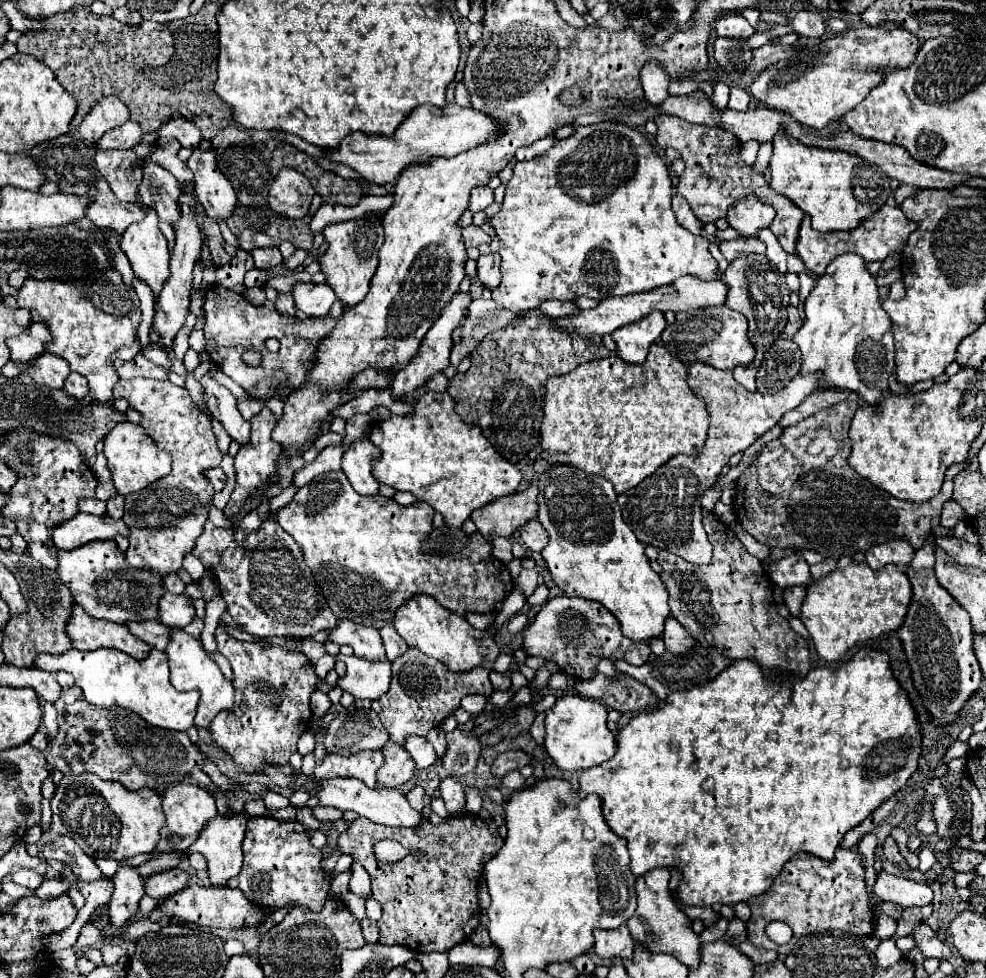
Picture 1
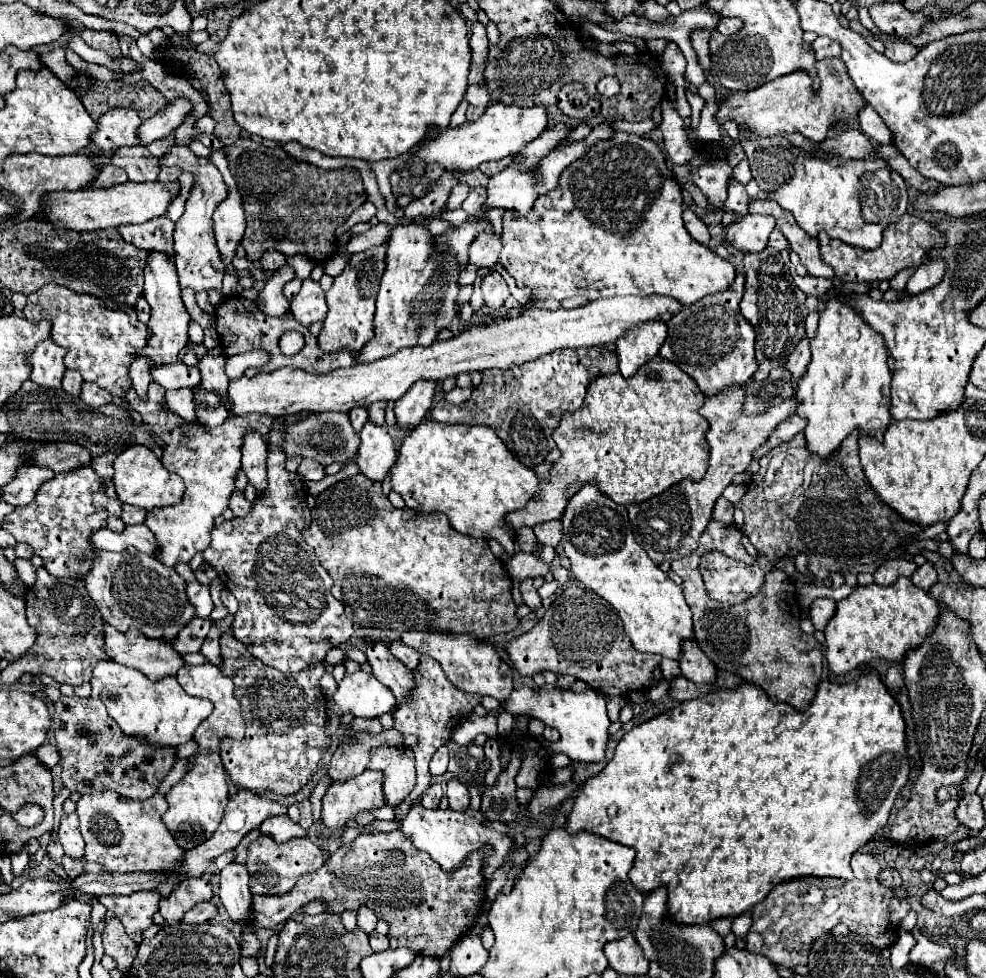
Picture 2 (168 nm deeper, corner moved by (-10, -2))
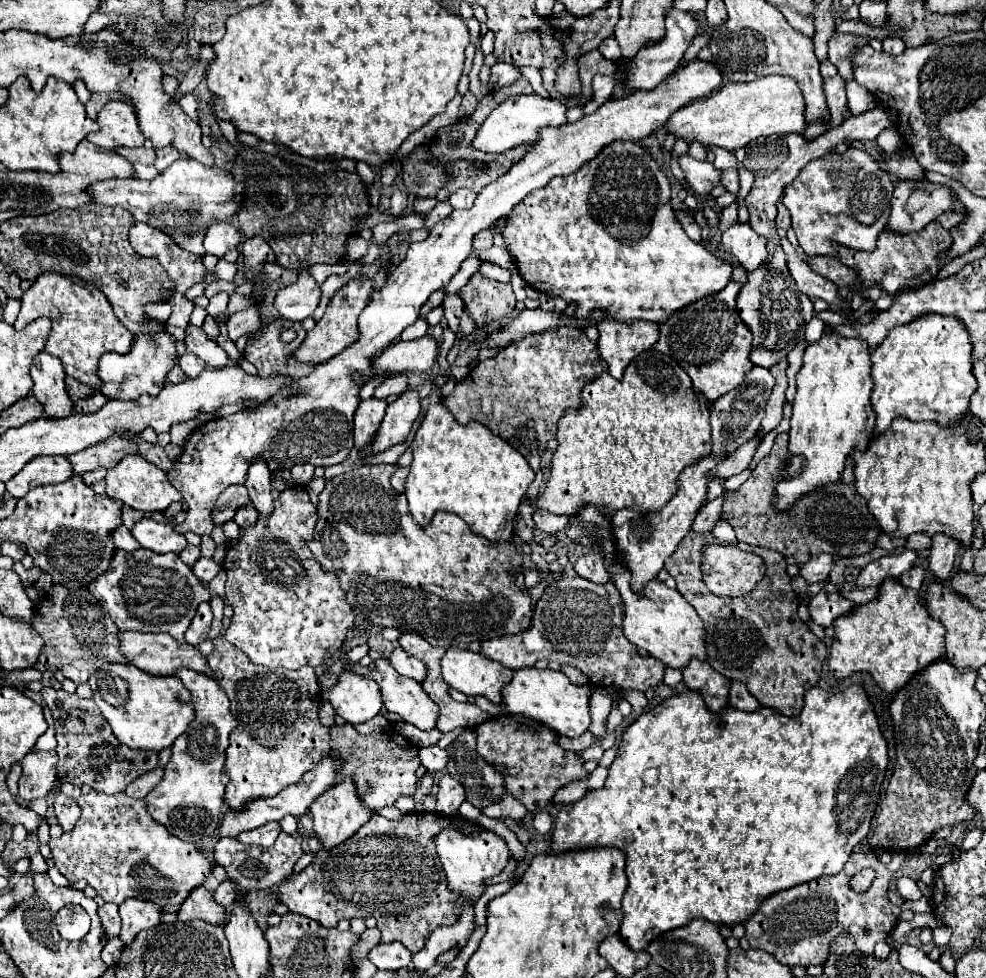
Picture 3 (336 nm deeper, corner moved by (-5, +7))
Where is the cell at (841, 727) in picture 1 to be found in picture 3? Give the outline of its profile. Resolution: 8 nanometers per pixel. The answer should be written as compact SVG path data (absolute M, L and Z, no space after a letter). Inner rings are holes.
M860 686L848 688L838 694L830 694L820 688L810 688L804 696L804 708L796 718L786 718L770 708L762 708L756 712L742 712L728 708L720 714L712 714L702 702L702 696L698 692L682 692L664 700L654 710L644 712L634 724L626 728L618 748L618 756L608 770L606 784L600 790L592 790L580 802L564 804L558 810L552 830L550 852L560 854L568 850L614 846L626 854L628 890L622 898L624 918L618 936L624 940L626 946L630 946L636 952L646 950L648 944L656 940L660 934L686 926L692 918L706 918L718 926L732 928L736 924L744 924L758 910L762 900L766 900L768 896L792 888L796 884L810 882L820 876L838 874L844 868L854 846L860 844L870 832L870 822L878 806L886 764L888 764L888 746L880 734L876 714Z

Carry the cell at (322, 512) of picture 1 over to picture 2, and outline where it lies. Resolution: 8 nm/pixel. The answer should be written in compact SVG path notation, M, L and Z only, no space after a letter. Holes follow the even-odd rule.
M355 475L355 477L349 477L345 481L335 483L333 487L329 487L321 495L317 495L315 503L317 505L311 509L313 521L303 531L303 537L305 537L307 545L311 545L315 549L321 565L329 571L329 575L333 579L333 595L335 595L335 599L339 599L343 603L347 619L351 619L355 625L387 627L387 629L395 629L395 631L453 631L453 633L467 633L469 631L477 639L491 639L499 633L507 633L507 631L517 627L517 617L515 617L517 605L511 599L511 579L509 579L509 573L505 569L505 563L491 553L485 539L475 539L475 537L457 533L449 525L447 515L443 515L439 511L419 515L419 511L413 511L413 509L395 509L389 503L389 499L381 493L381 483L371 483L371 481L363 479L363 475Z

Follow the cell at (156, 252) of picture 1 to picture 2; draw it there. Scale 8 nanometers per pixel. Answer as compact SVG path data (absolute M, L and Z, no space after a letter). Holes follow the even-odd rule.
M147 251L147 267L143 269L143 275L145 275L143 295L151 305L151 321L147 323L151 329L151 337L149 337L149 347L143 349L139 355L151 357L153 363L175 363L179 359L179 351L187 343L187 327L191 321L187 309L183 307L175 265L169 261L167 253Z

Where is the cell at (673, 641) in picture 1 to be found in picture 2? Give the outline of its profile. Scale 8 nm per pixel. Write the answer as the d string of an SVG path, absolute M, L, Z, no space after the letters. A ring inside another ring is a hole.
M687 639L681 643L679 663L681 663L681 673L693 683L713 683L717 669L709 661L709 657L699 649L695 639Z

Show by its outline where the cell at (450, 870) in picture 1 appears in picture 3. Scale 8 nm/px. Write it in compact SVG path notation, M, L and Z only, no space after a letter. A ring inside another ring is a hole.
M412 812L396 822L374 814L370 822L362 830L358 830L358 834L354 834L354 838L348 838L346 842L342 842L342 846L336 846L334 850L320 850L308 868L304 868L298 876L290 876L280 886L280 902L286 904L290 912L312 918L326 928L336 928L340 918L352 920L374 916L382 932L382 942L402 942L412 952L418 952L424 948L430 930L454 924L458 920L454 912L458 894L448 890L444 872L438 870L438 852L432 844L432 838L452 823L465 834L479 829L474 823L466 820L457 823L438 812Z

